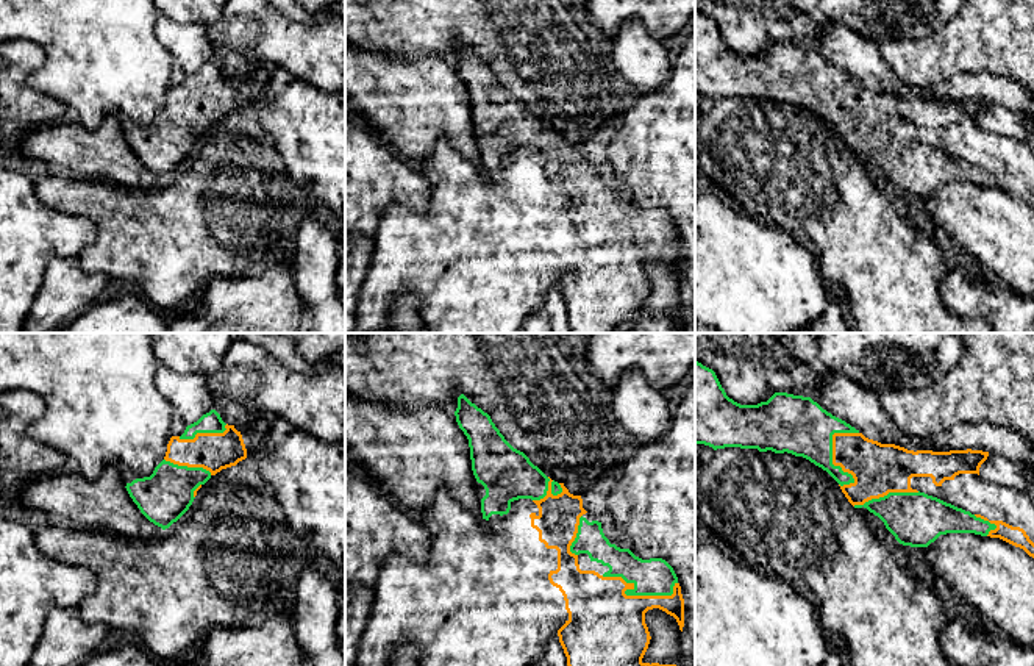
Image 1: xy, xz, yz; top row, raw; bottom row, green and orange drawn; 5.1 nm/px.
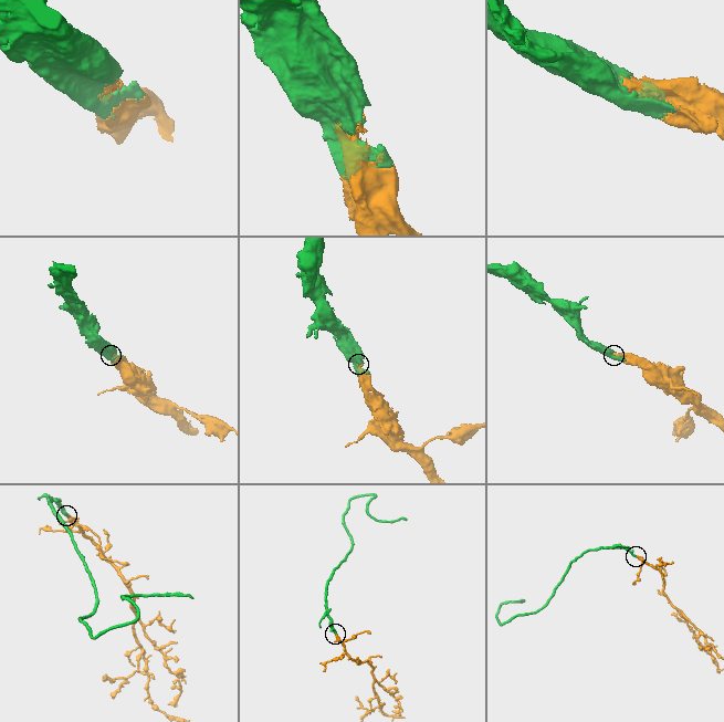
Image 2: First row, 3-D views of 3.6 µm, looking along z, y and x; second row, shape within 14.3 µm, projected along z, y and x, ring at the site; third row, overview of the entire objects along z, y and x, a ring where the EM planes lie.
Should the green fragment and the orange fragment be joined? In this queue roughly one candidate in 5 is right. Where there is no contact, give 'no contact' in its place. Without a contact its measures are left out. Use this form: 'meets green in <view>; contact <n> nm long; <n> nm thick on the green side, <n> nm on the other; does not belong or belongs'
meets green in xz; contact 400 nm long; 190 nm thick on the green side, 400 nm on the other; belongs

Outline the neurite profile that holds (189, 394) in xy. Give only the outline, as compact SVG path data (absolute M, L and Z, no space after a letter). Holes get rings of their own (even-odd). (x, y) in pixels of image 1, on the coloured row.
M159 366L155 380L162 397L173 405L175 414L186 425L214 410L214 397L208 389L205 375L181 375Z

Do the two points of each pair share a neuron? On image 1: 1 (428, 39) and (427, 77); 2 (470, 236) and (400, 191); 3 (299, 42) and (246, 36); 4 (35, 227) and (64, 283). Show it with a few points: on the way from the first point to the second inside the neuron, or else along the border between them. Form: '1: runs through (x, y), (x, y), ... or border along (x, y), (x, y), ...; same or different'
1: border along (391, 53), (399, 57), (444, 55), (453, 63); different
2: border along (431, 188), (428, 204), (422, 210), (389, 208); different
3: runs through (286, 42), (258, 36); same
4: border along (75, 258), (53, 258), (47, 264), (36, 293); different

